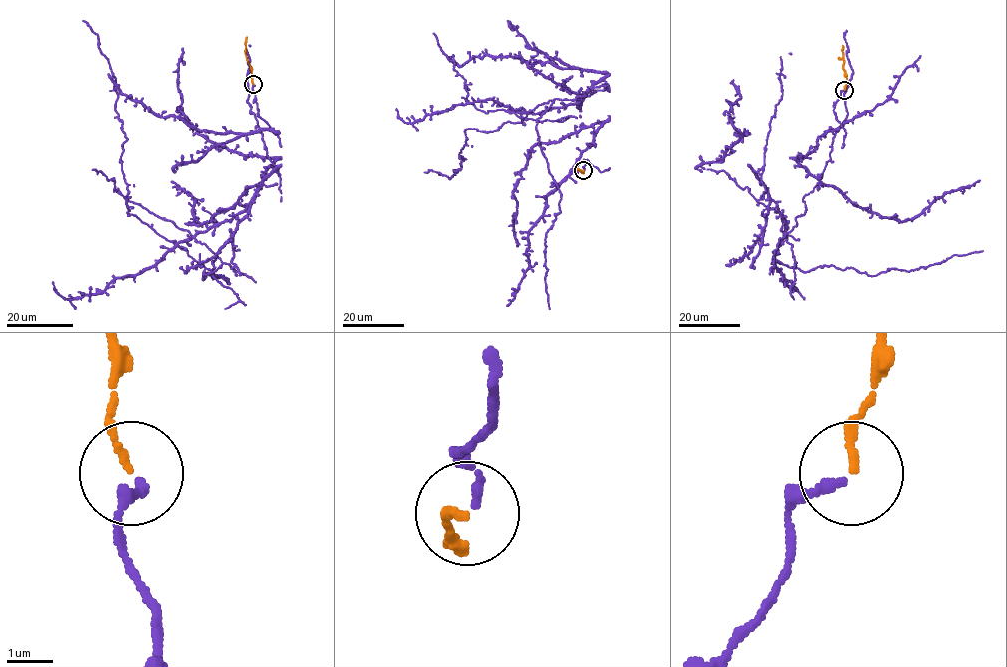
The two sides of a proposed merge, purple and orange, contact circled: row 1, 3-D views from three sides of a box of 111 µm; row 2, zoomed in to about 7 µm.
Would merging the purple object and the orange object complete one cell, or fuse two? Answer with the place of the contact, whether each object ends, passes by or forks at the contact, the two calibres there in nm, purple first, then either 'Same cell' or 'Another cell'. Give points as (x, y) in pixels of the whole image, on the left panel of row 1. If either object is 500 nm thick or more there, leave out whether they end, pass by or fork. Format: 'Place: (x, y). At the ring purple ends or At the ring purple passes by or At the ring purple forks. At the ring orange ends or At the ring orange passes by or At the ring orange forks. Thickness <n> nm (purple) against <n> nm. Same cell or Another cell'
Place: (253, 84). At the ring purple ends. At the ring orange ends. Thickness 180 nm (purple) against 150 nm. Same cell

